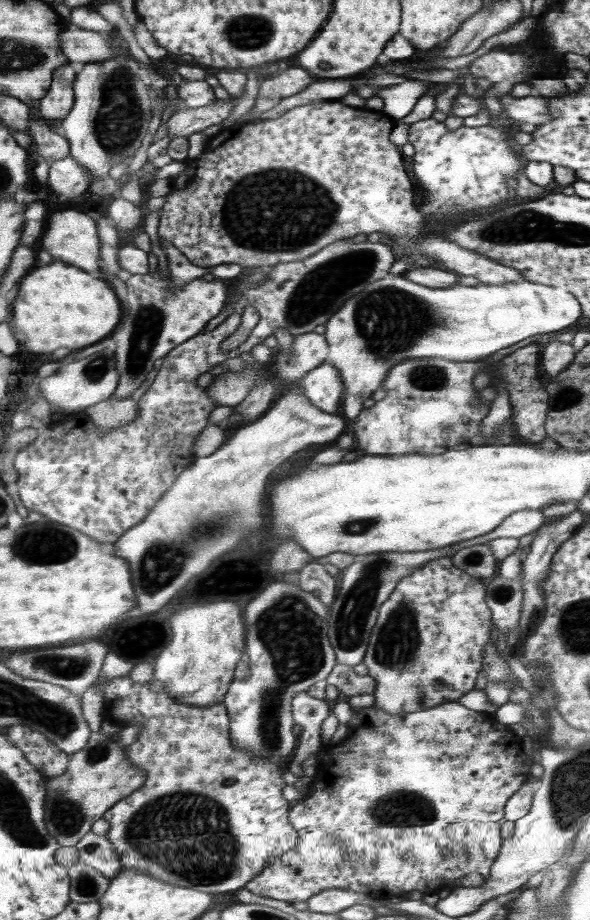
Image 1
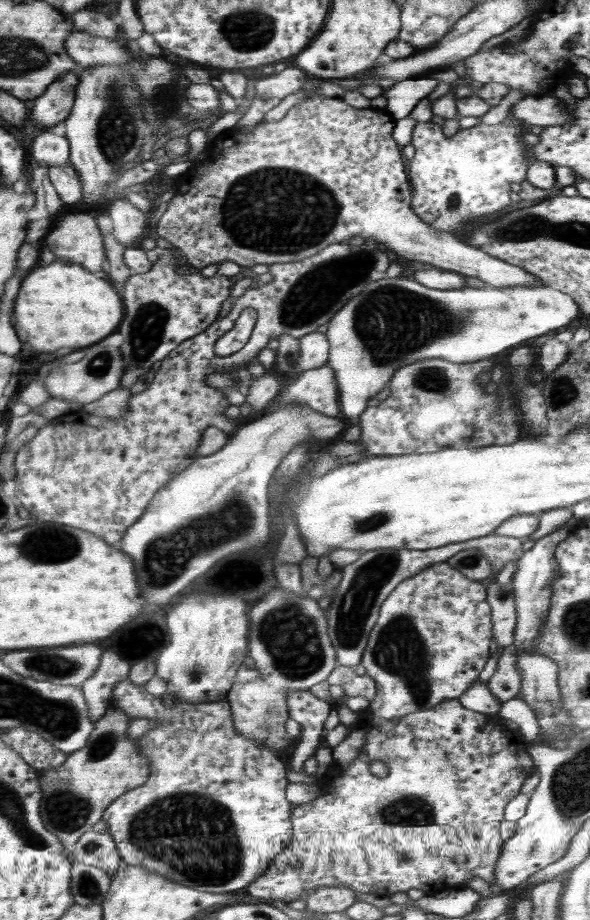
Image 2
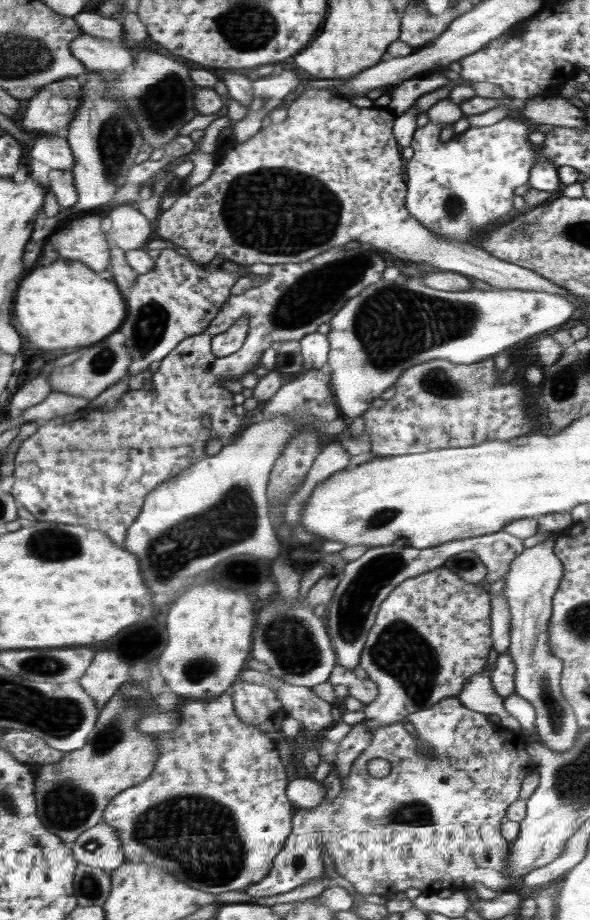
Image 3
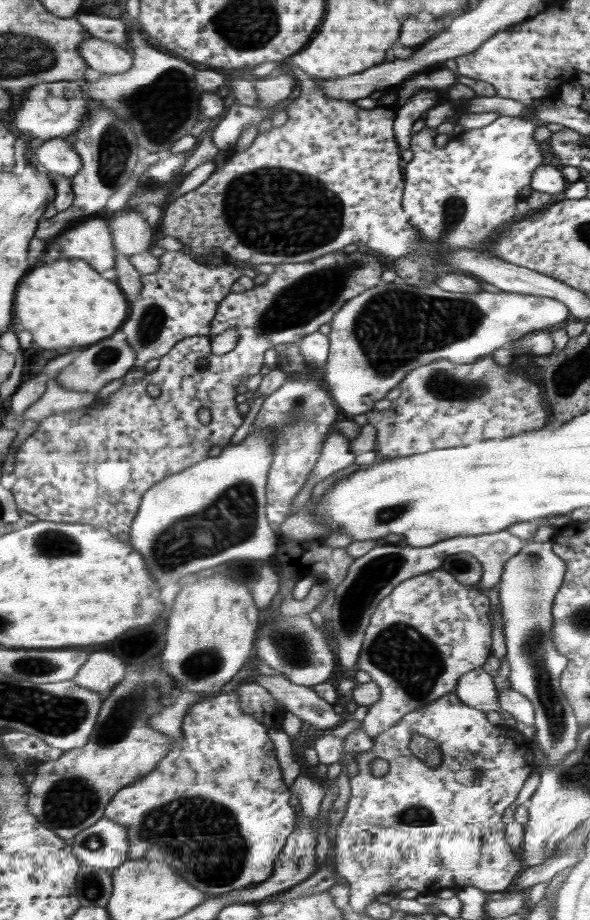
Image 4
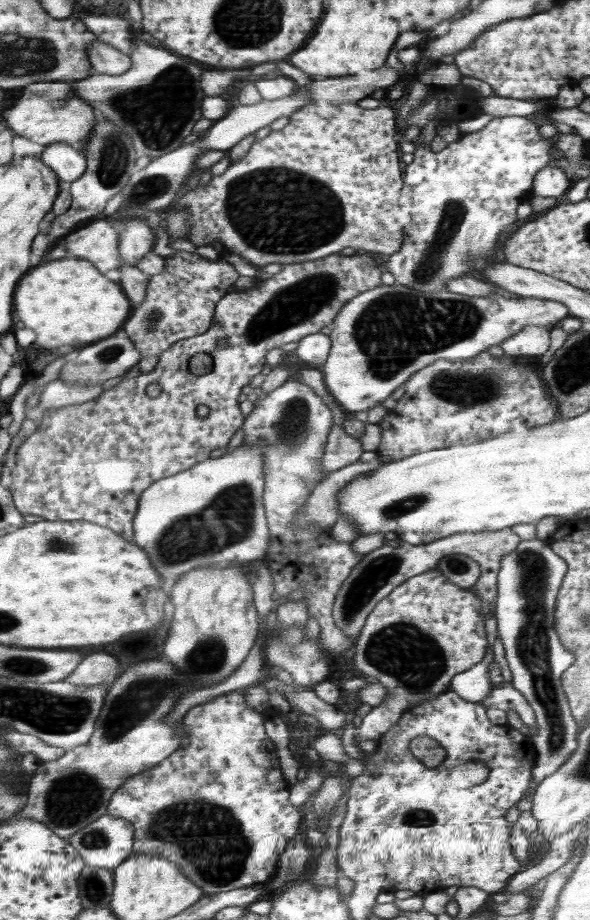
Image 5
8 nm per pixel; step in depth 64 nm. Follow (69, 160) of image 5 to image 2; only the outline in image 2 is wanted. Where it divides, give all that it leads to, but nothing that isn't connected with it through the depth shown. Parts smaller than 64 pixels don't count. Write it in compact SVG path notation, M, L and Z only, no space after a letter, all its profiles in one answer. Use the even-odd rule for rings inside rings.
M43 130L33 142L32 154L40 164L51 167L70 163L69 143L65 136Z

